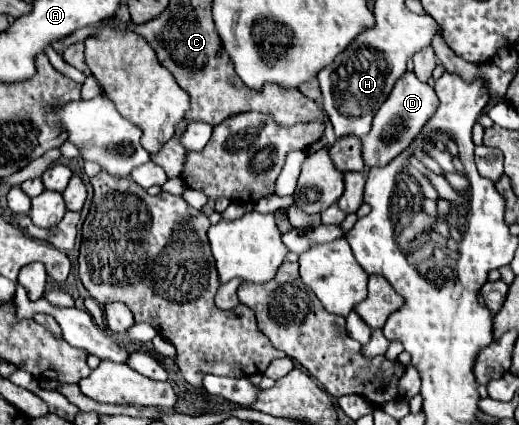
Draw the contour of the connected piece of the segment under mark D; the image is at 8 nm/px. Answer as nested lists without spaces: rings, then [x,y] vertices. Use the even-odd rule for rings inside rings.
[[[408,69],[402,75],[402,79],[398,79],[398,83],[394,85],[392,93],[388,95],[384,105],[374,115],[372,131],[362,137],[362,157],[364,157],[364,163],[368,167],[390,163],[396,155],[400,155],[412,143],[412,139],[420,133],[420,129],[436,113],[436,109],[438,109],[438,97],[436,97],[434,89],[428,83],[422,83]]]

